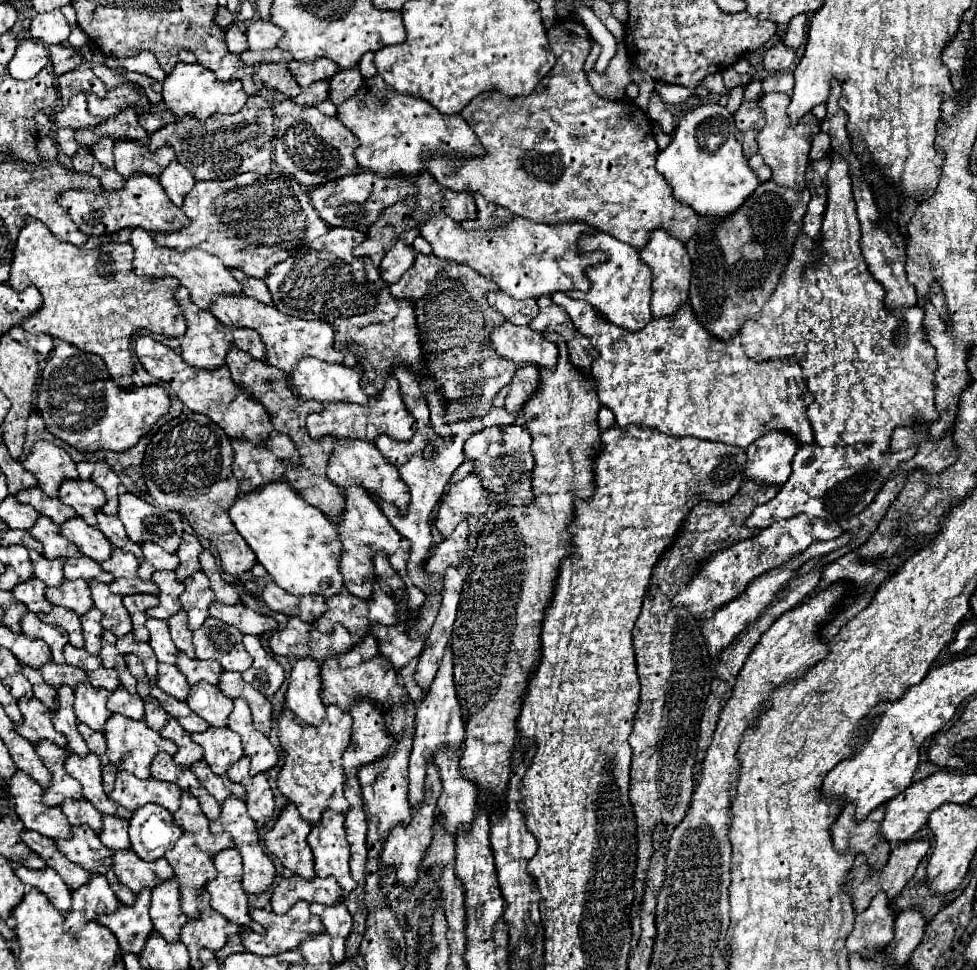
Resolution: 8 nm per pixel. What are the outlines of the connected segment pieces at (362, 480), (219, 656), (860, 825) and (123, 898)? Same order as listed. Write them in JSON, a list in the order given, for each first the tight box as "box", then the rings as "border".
[{"box":[327,439,411,511],"border":[[[359,439],[337,441],[335,453],[327,467],[327,475],[333,485],[341,487],[341,491],[347,491],[351,483],[359,483],[359,487],[363,487],[369,495],[379,495],[379,499],[387,499],[387,503],[395,503],[395,507],[407,511],[407,499],[411,499],[407,495],[407,485],[403,483],[403,479],[399,479],[395,467],[379,453],[379,449],[373,443],[359,441]]]},{"box":[193,617,253,673],"border":[[[213,617],[193,631],[193,645],[197,659],[219,661],[225,671],[243,673],[253,663],[243,647],[243,633]]]},{"box":[831,805,891,871],"border":[[[845,805],[843,813],[831,827],[833,845],[837,851],[855,851],[867,857],[873,871],[883,869],[889,859],[891,845],[879,835],[879,823],[883,821],[885,807],[877,807],[863,821],[855,821],[855,805]]]},{"box":[55,827,135,903],"border":[[[73,827],[73,837],[71,839],[57,839],[55,841],[57,849],[67,855],[67,859],[71,859],[73,863],[79,863],[79,867],[83,867],[89,873],[97,873],[107,877],[111,889],[115,891],[115,895],[119,897],[121,903],[133,903],[135,901],[135,893],[127,887],[123,887],[119,883],[119,879],[115,879],[113,871],[111,871],[111,855],[113,851],[103,847],[101,839],[97,837],[97,833],[89,827]]]}]

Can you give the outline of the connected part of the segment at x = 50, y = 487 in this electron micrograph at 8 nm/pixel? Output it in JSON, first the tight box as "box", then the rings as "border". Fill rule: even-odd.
{"box":[23,441,79,497],"border":[[[37,441],[31,455],[23,461],[23,467],[37,477],[39,487],[49,497],[57,497],[63,481],[79,479],[77,467],[69,453],[51,441]]]}

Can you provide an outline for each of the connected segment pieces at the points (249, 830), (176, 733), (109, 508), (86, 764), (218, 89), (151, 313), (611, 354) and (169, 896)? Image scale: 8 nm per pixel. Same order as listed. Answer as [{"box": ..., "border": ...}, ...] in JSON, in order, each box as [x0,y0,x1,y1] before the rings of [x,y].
[{"box":[211,797,277,895],"border":[[[229,797],[221,807],[219,819],[211,821],[211,827],[213,827],[213,833],[223,833],[225,831],[233,837],[233,843],[235,843],[235,847],[239,849],[239,853],[243,857],[243,889],[245,889],[245,893],[249,893],[249,895],[265,893],[271,887],[277,871],[275,871],[273,861],[263,853],[263,849],[259,845],[257,827],[255,827],[255,821],[251,821],[251,817],[247,815],[245,803],[239,801],[237,797]]]},{"box":[159,719,203,767],"border":[[[169,719],[169,723],[159,731],[161,737],[171,739],[177,745],[177,755],[173,761],[183,767],[191,767],[191,763],[197,763],[203,759],[203,749],[191,739],[191,735],[179,725],[177,719]]]},{"box":[93,461,119,515],"border":[[[105,461],[95,463],[93,483],[95,483],[95,485],[99,485],[99,487],[105,491],[105,495],[107,495],[107,505],[103,507],[103,513],[107,513],[107,515],[117,515],[119,477],[115,475],[115,471],[113,471]]]},{"box":[65,753,133,819],"border":[[[75,753],[67,755],[65,759],[65,771],[75,777],[83,785],[83,797],[103,815],[115,815],[121,819],[131,819],[133,811],[127,811],[119,807],[115,801],[111,801],[101,787],[101,763],[95,753],[89,753],[87,757],[79,757]]]},{"box":[163,63,247,121],"border":[[[179,63],[171,75],[167,75],[167,79],[163,81],[163,101],[167,105],[169,111],[175,113],[175,117],[185,117],[191,115],[199,121],[209,119],[215,113],[237,113],[243,109],[245,101],[247,101],[247,93],[241,87],[241,81],[217,81],[215,73],[207,67],[203,67],[201,63]]]},{"box":[9,219,187,385],"border":[[[27,219],[17,239],[9,285],[15,291],[35,285],[43,295],[43,307],[23,321],[23,329],[63,339],[85,353],[99,355],[113,381],[129,385],[135,371],[131,357],[131,337],[135,333],[145,329],[165,337],[183,337],[187,329],[187,321],[175,299],[179,281],[173,277],[137,277],[131,271],[131,261],[133,247],[129,243],[101,243],[93,249],[81,249],[55,239],[41,221]]]},{"box":[551,293,813,449],"border":[[[555,293],[551,295],[551,299],[569,313],[577,331],[581,335],[587,335],[591,339],[591,345],[599,353],[599,359],[593,361],[591,375],[597,383],[601,405],[609,407],[615,413],[617,427],[649,427],[673,437],[697,437],[735,445],[739,449],[747,449],[755,439],[777,429],[789,431],[799,445],[813,445],[811,423],[805,415],[811,393],[807,391],[807,387],[799,385],[799,367],[793,359],[773,359],[765,363],[749,359],[739,337],[721,341],[713,335],[707,335],[689,305],[683,305],[671,317],[653,319],[641,331],[631,333],[607,323],[591,307],[587,307],[585,301],[571,299],[565,293]]]},{"box":[149,879,187,943],"border":[[[175,879],[155,887],[149,913],[157,933],[163,939],[167,939],[169,943],[179,941],[179,929],[183,929],[183,923],[187,923],[187,915],[181,911],[179,883]]]}]

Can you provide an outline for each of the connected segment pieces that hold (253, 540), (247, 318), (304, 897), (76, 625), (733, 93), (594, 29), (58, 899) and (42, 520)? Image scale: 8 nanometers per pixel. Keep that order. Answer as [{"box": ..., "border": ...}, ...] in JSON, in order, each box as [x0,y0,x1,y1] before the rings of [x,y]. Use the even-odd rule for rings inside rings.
[{"box":[231,481,345,599],"border":[[[273,481],[241,495],[231,507],[231,521],[257,555],[257,561],[287,593],[331,599],[345,589],[343,575],[339,575],[341,547],[335,539],[335,525],[319,509],[305,503],[289,483]]]},{"box":[209,295,343,373],"border":[[[221,295],[209,309],[221,323],[225,323],[227,327],[247,327],[247,329],[255,329],[263,343],[267,345],[267,363],[281,369],[283,373],[291,373],[295,369],[295,363],[299,363],[299,359],[303,357],[315,357],[327,363],[343,363],[343,355],[341,351],[335,351],[333,345],[333,327],[329,323],[323,321],[301,321],[297,317],[285,315],[279,309],[259,303],[247,295]]]},{"box":[271,875,345,915],"border":[[[293,875],[291,879],[283,879],[275,889],[271,897],[271,907],[275,913],[283,915],[287,913],[297,901],[307,903],[323,903],[323,905],[335,905],[341,899],[345,899],[345,891],[339,887],[339,883],[331,877],[315,877],[313,881],[301,879]]]},{"box":[37,607,83,647],"border":[[[53,607],[51,613],[39,613],[37,615],[43,623],[61,627],[67,631],[69,635],[69,643],[73,647],[83,647],[83,629],[81,629],[81,621],[75,615],[75,611],[65,609],[65,607]]]},{"box":[727,85,743,115],"border":[[[739,85],[739,87],[735,87],[735,89],[731,89],[731,91],[729,91],[729,103],[727,103],[727,111],[733,115],[733,113],[739,109],[741,101],[743,101],[743,85]]]},{"box":[577,7,617,73],"border":[[[581,7],[581,9],[577,11],[577,15],[583,19],[583,25],[589,29],[591,37],[603,47],[603,51],[601,51],[597,63],[595,63],[595,71],[597,71],[597,73],[605,73],[611,57],[613,57],[615,51],[617,51],[617,41],[615,41],[615,37],[605,29],[605,25],[595,17],[595,13],[593,13],[591,9]]]},{"box":[15,865,71,913],"border":[[[23,865],[15,867],[15,875],[29,887],[39,889],[41,893],[47,895],[47,899],[61,911],[67,913],[71,909],[71,891],[69,887],[63,883],[63,879],[59,879],[59,875],[47,867],[43,871],[33,871],[27,869]]]},{"box":[29,517,81,559],"border":[[[39,517],[35,527],[29,533],[33,535],[33,539],[41,541],[43,557],[47,557],[47,559],[81,555],[75,545],[71,545],[67,539],[63,539],[63,535],[59,531],[59,525],[51,523],[51,519],[47,519],[47,517]]]}]

